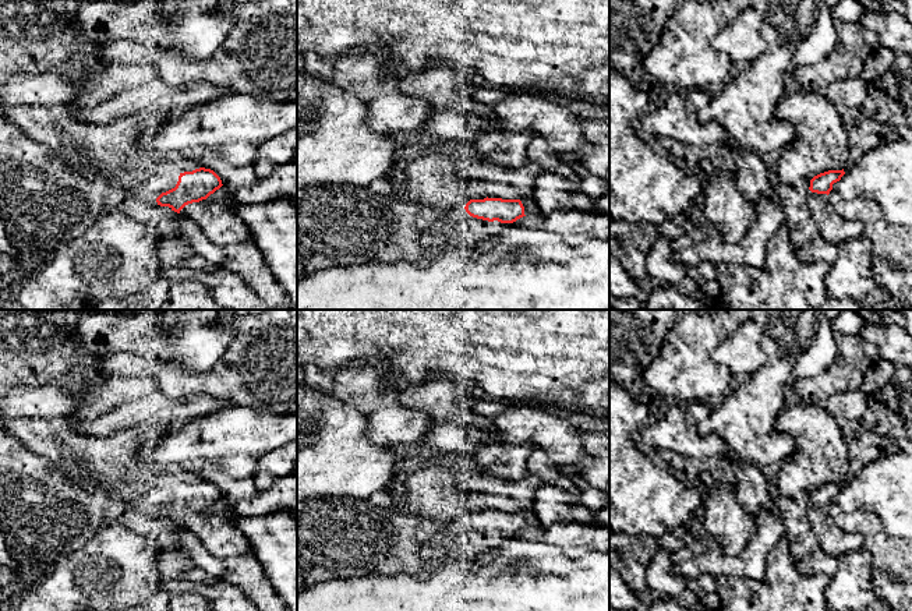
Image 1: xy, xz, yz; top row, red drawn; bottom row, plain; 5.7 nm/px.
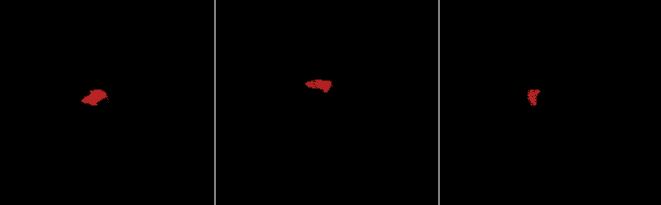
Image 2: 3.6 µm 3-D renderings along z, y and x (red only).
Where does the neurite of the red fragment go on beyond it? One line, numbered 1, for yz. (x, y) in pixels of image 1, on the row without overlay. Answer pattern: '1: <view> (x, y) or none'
1: yz (836, 541)

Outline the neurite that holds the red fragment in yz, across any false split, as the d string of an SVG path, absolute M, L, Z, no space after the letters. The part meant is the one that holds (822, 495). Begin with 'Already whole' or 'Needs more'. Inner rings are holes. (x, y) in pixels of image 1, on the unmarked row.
Needs more. M828 483L810 492L807 518L819 537L823 550L835 558L863 548L863 537L859 533L844 531L833 519L828 506L833 497L845 487L842 483Z

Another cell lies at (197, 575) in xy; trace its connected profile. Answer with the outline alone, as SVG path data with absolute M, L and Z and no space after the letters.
M194 568L192 571L190 571L185 578L190 582L194 583L209 583L211 580L213 580L215 578L212 578L209 573L206 573L205 571L199 569L199 568Z

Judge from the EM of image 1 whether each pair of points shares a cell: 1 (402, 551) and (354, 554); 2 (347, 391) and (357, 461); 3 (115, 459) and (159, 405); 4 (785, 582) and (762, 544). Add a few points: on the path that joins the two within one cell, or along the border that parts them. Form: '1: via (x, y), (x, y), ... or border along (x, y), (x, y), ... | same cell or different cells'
1: via (391, 551), (366, 551) | same cell
2: border along (325, 388), (360, 412), (366, 421), (366, 435) | different cells
3: border along (138, 426), (119, 428), (106, 435) | different cells
4: border along (785, 532), (769, 553), (766, 571), (748, 579) | different cells

